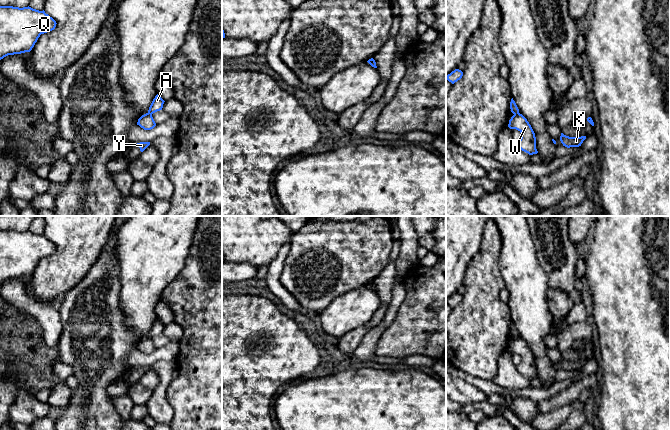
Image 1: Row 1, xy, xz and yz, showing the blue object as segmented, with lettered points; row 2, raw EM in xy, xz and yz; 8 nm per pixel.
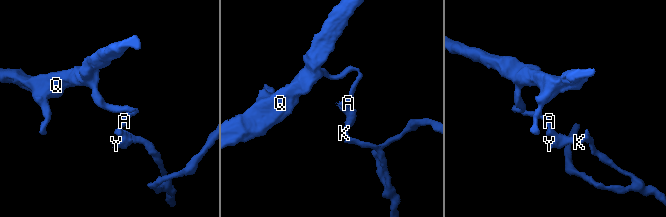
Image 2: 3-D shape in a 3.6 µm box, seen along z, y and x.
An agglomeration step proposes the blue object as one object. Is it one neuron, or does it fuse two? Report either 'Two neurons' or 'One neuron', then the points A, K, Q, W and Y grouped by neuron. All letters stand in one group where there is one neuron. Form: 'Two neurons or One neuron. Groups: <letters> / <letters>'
Two neurons. Groups: A Q / K W Y

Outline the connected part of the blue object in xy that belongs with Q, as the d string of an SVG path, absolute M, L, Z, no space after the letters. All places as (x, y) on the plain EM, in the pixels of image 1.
M0 230L0 284L8 279L30 276L41 258L55 253L56 245L45 235L31 231Z

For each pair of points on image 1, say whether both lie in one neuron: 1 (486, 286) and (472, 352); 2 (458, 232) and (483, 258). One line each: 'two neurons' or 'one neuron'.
1: one neuron
2: two neurons

